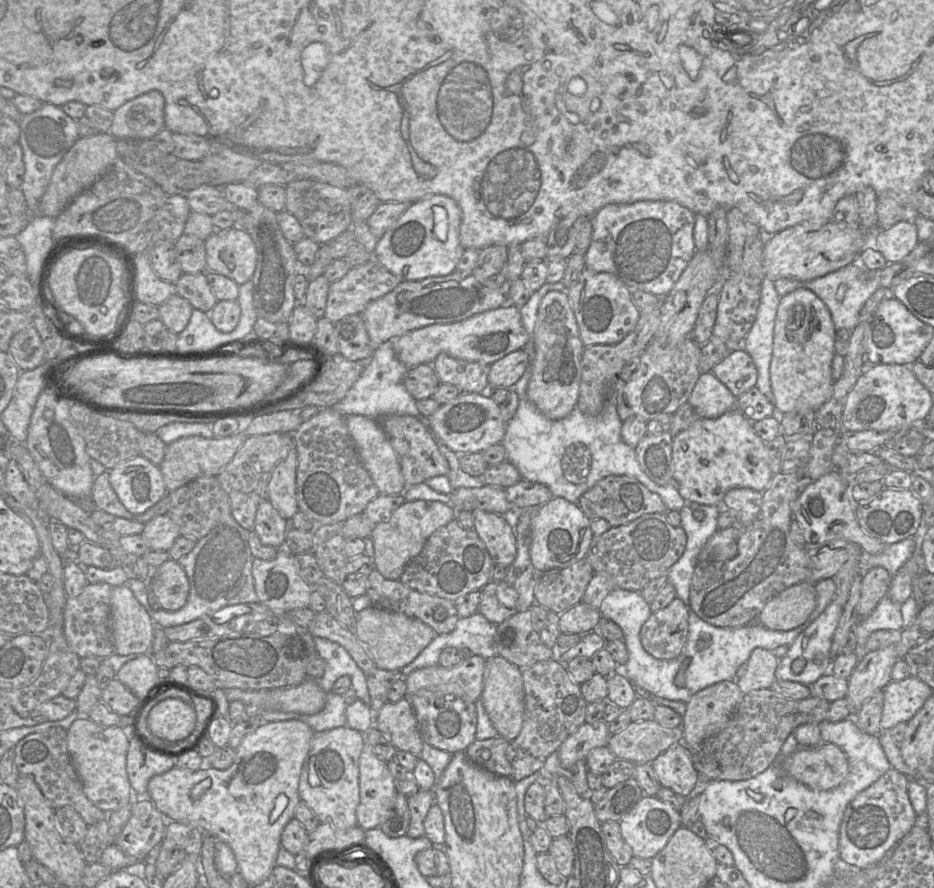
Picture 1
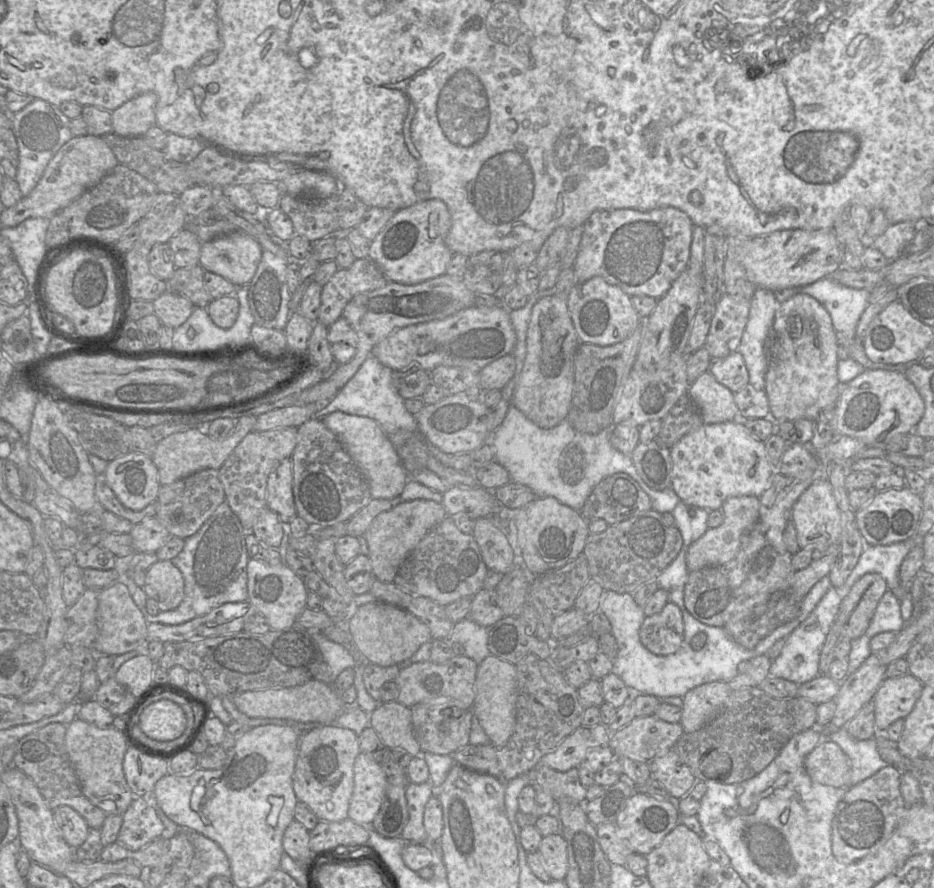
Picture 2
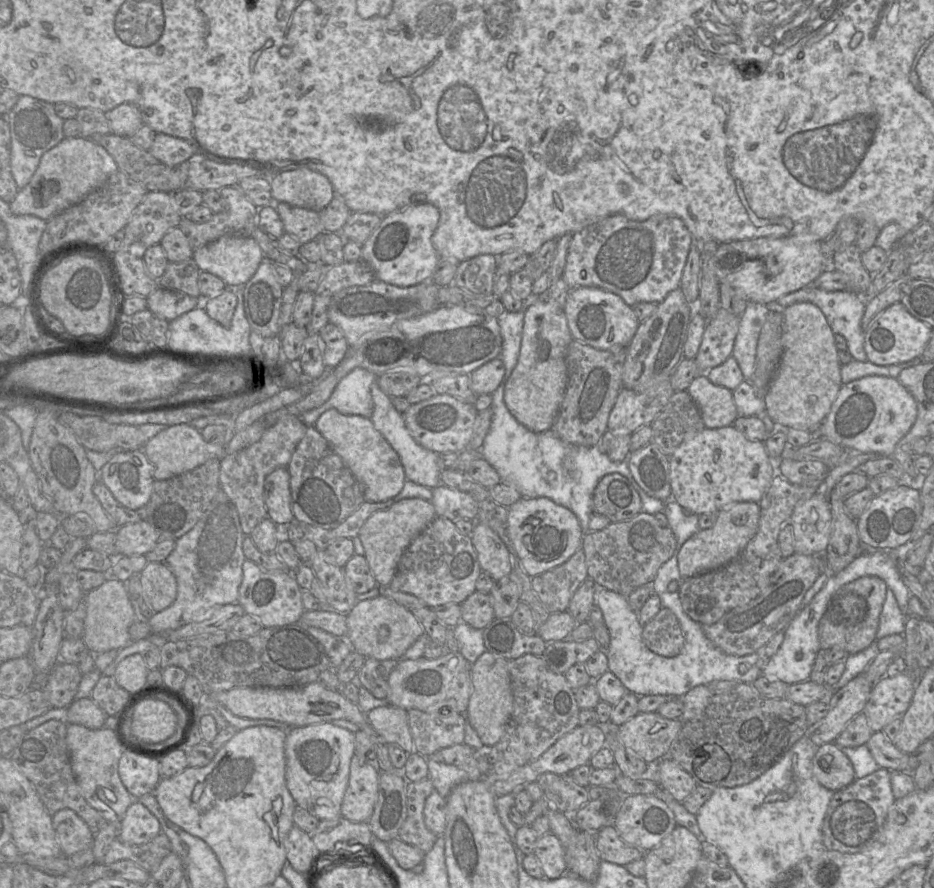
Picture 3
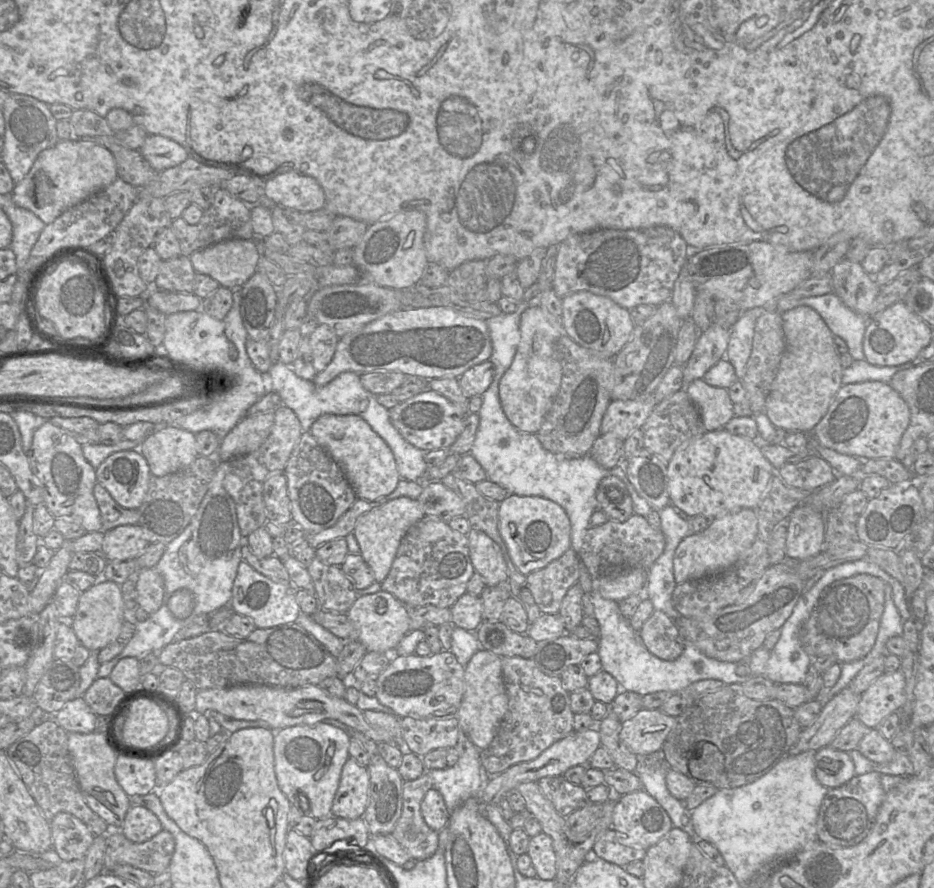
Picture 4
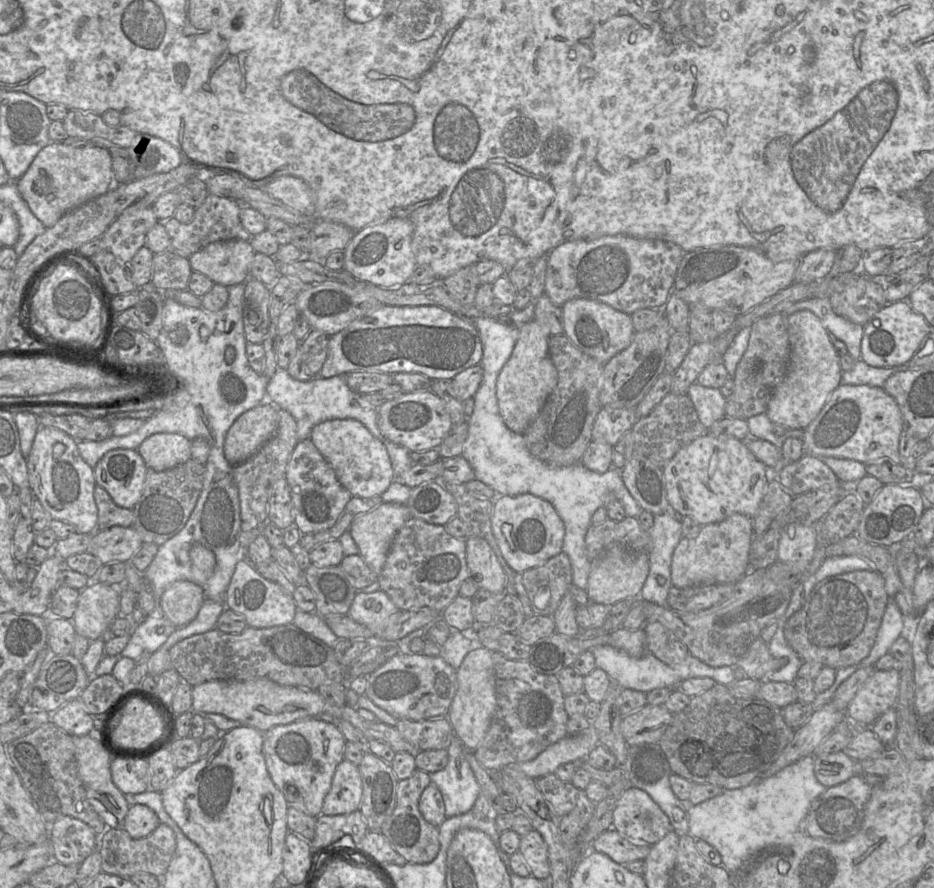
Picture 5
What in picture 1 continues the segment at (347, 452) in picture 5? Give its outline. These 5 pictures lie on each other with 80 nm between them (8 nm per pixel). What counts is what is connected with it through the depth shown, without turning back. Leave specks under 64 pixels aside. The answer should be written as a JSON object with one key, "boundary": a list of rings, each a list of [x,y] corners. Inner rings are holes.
{"boundary":[[[362,415],[346,416],[347,428],[356,445],[359,457],[377,486],[379,495],[402,494],[406,489],[406,482],[398,456],[392,447],[389,437],[377,420]]]}

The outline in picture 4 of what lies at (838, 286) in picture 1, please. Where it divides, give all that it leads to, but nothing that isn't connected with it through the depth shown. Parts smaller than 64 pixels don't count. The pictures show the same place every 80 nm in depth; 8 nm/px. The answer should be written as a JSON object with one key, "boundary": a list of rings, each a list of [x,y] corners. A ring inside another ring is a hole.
{"boundary":[[[834,293],[799,299],[781,296],[771,308],[766,309],[776,309],[784,313],[799,306],[809,306],[816,310],[833,335],[841,337],[846,342],[848,352],[854,360],[865,359],[863,339],[868,318],[849,309]]]}

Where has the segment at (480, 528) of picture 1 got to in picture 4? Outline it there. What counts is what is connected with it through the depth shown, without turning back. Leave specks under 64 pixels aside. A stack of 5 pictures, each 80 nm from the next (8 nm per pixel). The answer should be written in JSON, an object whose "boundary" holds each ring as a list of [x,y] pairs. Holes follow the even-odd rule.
{"boundary":[[[471,529],[467,537],[472,565],[486,586],[507,583],[508,569],[499,545],[481,530]]]}

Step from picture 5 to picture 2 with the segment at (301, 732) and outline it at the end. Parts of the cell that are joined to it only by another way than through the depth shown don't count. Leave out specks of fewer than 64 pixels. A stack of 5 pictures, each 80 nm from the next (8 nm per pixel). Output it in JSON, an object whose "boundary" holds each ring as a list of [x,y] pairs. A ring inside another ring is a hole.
{"boundary":[[[324,724],[300,734],[293,773],[293,790],[297,800],[306,804],[320,821],[340,822],[348,818],[354,790],[354,761],[359,753],[358,734],[338,725]]]}

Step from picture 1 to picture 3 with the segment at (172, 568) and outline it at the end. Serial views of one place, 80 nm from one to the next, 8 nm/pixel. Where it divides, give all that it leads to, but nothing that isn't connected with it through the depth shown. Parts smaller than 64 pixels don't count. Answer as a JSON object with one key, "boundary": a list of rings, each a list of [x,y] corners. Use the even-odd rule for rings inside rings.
{"boundary":[[[148,562],[140,572],[142,598],[157,613],[173,604],[177,597],[176,577],[164,562]]]}

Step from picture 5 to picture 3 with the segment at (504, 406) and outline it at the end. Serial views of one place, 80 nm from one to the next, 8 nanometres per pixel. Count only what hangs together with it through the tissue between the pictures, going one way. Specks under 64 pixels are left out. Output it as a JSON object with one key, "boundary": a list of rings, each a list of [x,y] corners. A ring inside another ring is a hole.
{"boundary":[[[536,302],[527,309],[520,353],[505,385],[504,402],[515,419],[533,432],[551,429],[559,413],[568,381],[566,351],[572,340],[565,311],[554,302]]]}

